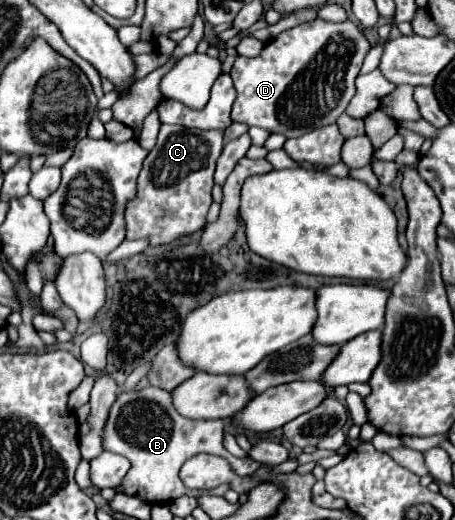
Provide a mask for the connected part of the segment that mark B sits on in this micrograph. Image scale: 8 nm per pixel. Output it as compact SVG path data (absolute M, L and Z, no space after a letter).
M148 386L140 392L120 394L110 408L108 422L102 430L102 446L108 452L126 456L132 466L120 486L116 486L114 490L152 504L166 504L180 496L200 496L202 492L182 486L182 480L178 478L180 466L200 452L226 458L238 476L254 474L254 470L260 466L258 462L254 462L252 458L236 458L224 448L222 426L222 420L190 420L180 416L172 406L172 394L156 386Z

